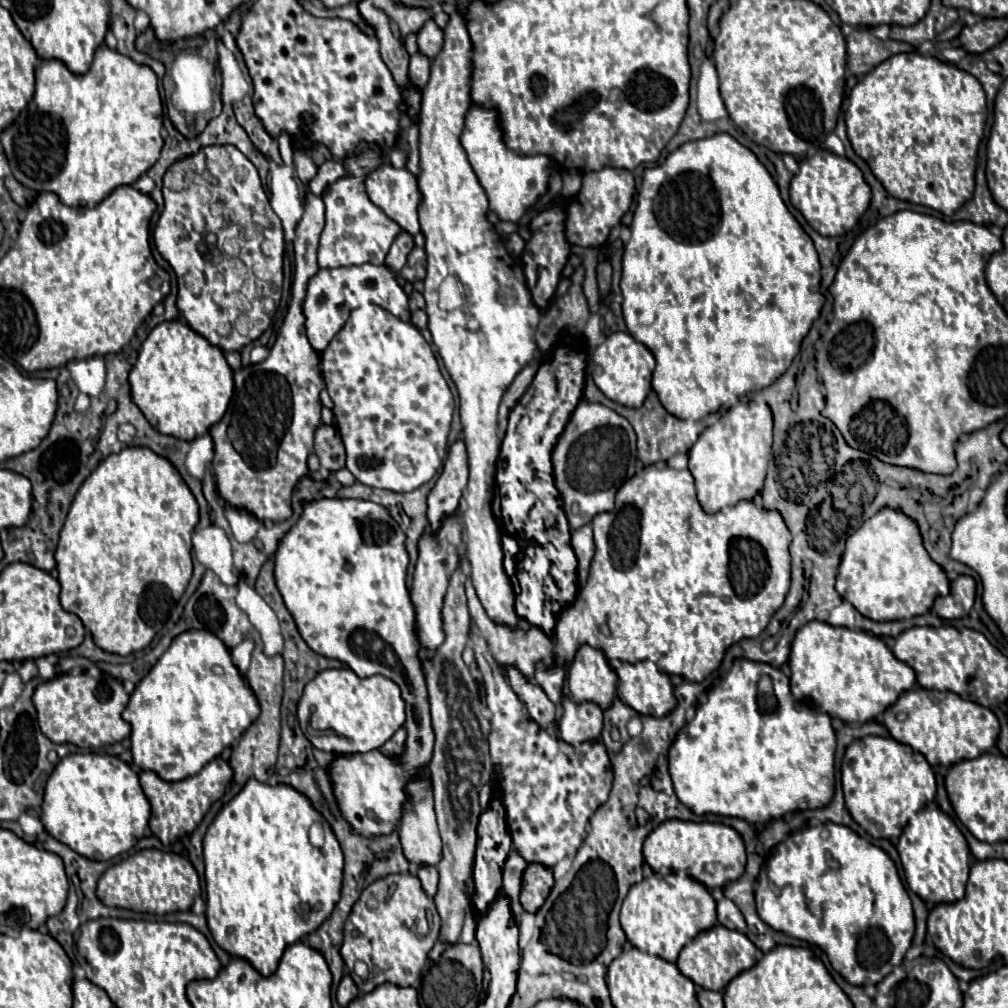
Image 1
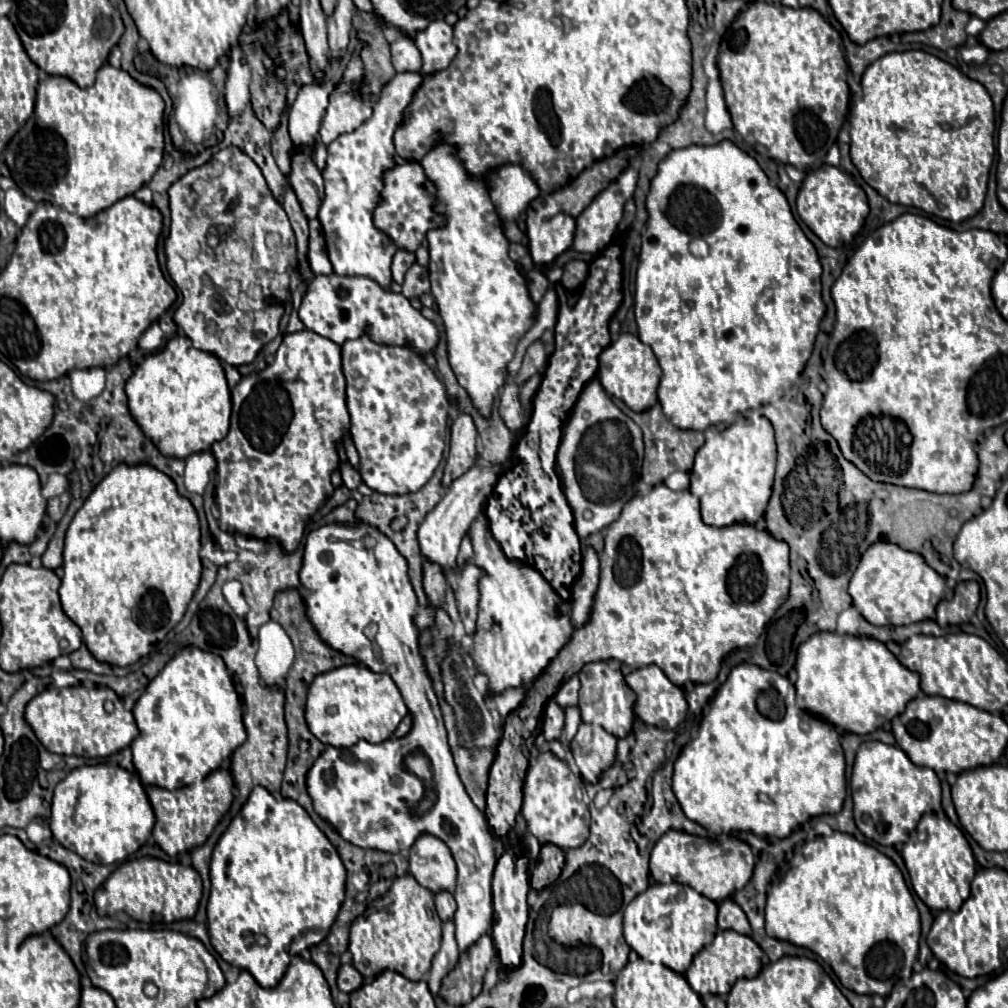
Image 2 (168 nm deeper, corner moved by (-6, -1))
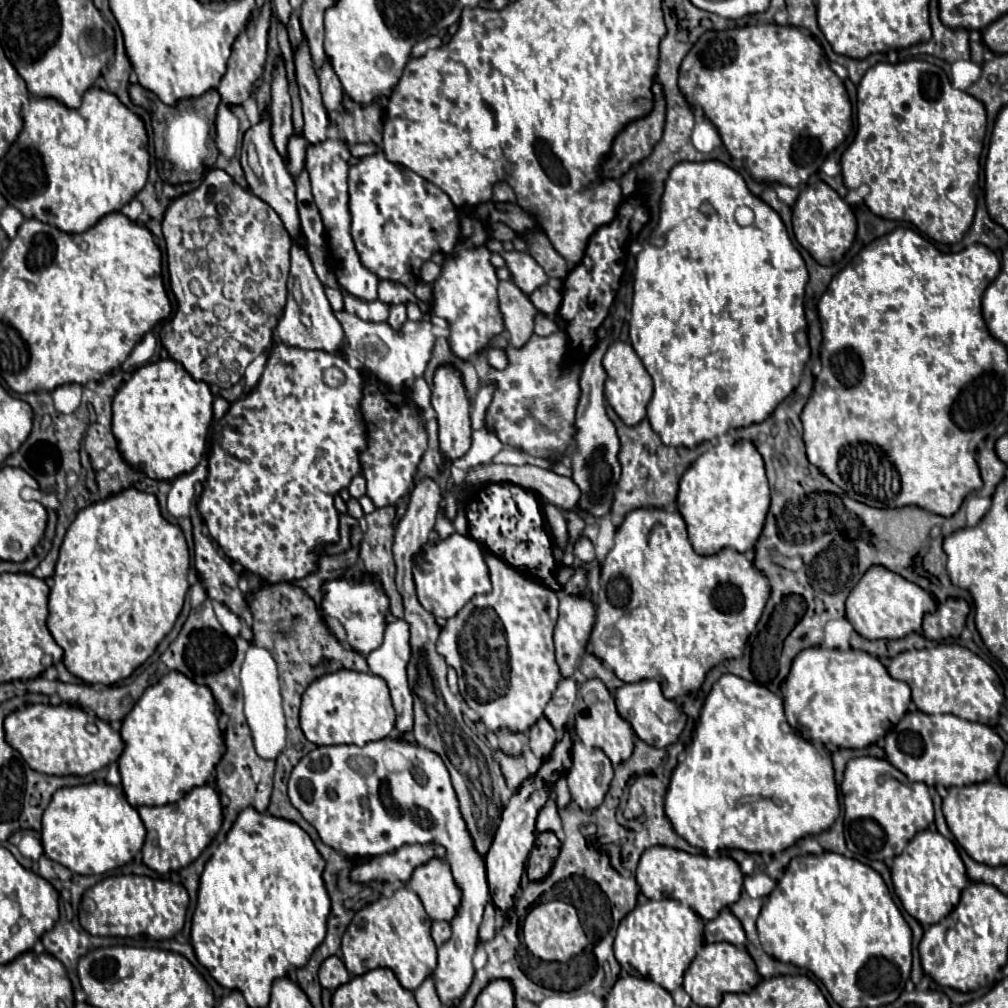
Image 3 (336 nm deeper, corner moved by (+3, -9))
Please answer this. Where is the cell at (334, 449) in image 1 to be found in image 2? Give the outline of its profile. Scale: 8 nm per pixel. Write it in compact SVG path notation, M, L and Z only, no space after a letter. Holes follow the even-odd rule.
M342 464L342 466L340 466L340 474L342 474L344 486L346 486L348 490L356 490L356 488L360 486L360 482L362 482L360 474L358 474L350 464Z

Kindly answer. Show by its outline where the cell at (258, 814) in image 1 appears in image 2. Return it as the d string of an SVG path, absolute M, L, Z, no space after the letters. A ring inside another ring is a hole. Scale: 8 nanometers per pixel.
M258 786L218 840L212 852L210 880L212 890L206 914L214 950L228 964L248 970L262 988L274 988L294 956L320 944L328 936L344 900L346 870L336 848L298 802L274 798L266 788Z

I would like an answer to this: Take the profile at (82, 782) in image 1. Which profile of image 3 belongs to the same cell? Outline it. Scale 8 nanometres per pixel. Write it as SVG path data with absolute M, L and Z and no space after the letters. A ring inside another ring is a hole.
M91 782L59 788L43 812L45 856L77 874L105 874L127 864L143 846L145 826L119 786Z

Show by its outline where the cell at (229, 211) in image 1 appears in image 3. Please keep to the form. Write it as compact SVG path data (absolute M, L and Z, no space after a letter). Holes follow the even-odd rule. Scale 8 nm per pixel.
M211 168L199 188L175 198L169 204L163 216L163 236L167 242L169 286L179 306L171 322L165 324L161 332L161 338L165 338L165 334L173 334L173 340L161 342L169 350L169 356L181 362L195 380L217 384L219 388L231 388L241 380L251 360L265 352L271 344L273 328L281 318L287 298L291 238L273 208L265 206L265 202L241 188L225 170L219 168ZM211 240L213 256L209 260L207 244ZM231 336L233 350L227 350L225 344Z

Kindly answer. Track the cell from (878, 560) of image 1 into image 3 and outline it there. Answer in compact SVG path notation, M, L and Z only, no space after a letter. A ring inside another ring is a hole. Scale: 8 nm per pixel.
M879 564L861 576L847 598L847 620L867 640L895 640L911 632L921 632L923 616L935 610L937 606L929 592Z

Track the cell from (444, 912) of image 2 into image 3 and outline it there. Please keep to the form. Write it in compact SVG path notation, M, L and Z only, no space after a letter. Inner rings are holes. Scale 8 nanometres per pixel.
M433 920L431 922L431 936L433 936L437 946L441 946L445 940L449 940L449 936L451 936L449 922L445 922L445 920Z

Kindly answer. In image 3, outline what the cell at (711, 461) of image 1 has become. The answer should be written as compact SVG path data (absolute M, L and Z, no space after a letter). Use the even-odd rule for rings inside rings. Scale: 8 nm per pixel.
M723 440L713 452L703 452L683 474L677 510L687 522L689 542L697 554L715 554L729 546L739 552L753 548L769 510L769 486L763 456L751 440Z

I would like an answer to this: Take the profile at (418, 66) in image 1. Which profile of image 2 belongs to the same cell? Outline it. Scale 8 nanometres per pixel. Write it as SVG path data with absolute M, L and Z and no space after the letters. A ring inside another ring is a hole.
M404 72L396 74L386 88L382 88L382 98L372 106L372 116L358 126L350 134L340 134L328 146L324 176L324 200L318 212L318 220L324 230L328 258L338 276L364 276L378 282L382 288L390 288L392 274L390 264L396 254L394 244L382 236L374 228L372 212L374 204L378 204L378 188L382 188L382 180L378 180L378 172L382 168L390 168L394 156L394 130L404 120L404 108L410 104L414 90L422 82L420 74Z

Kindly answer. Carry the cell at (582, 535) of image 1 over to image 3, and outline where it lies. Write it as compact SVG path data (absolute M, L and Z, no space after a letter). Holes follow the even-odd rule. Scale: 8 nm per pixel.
M559 592L559 620L555 626L555 656L561 676L571 676L585 652L595 622L595 608L587 594L565 596Z

